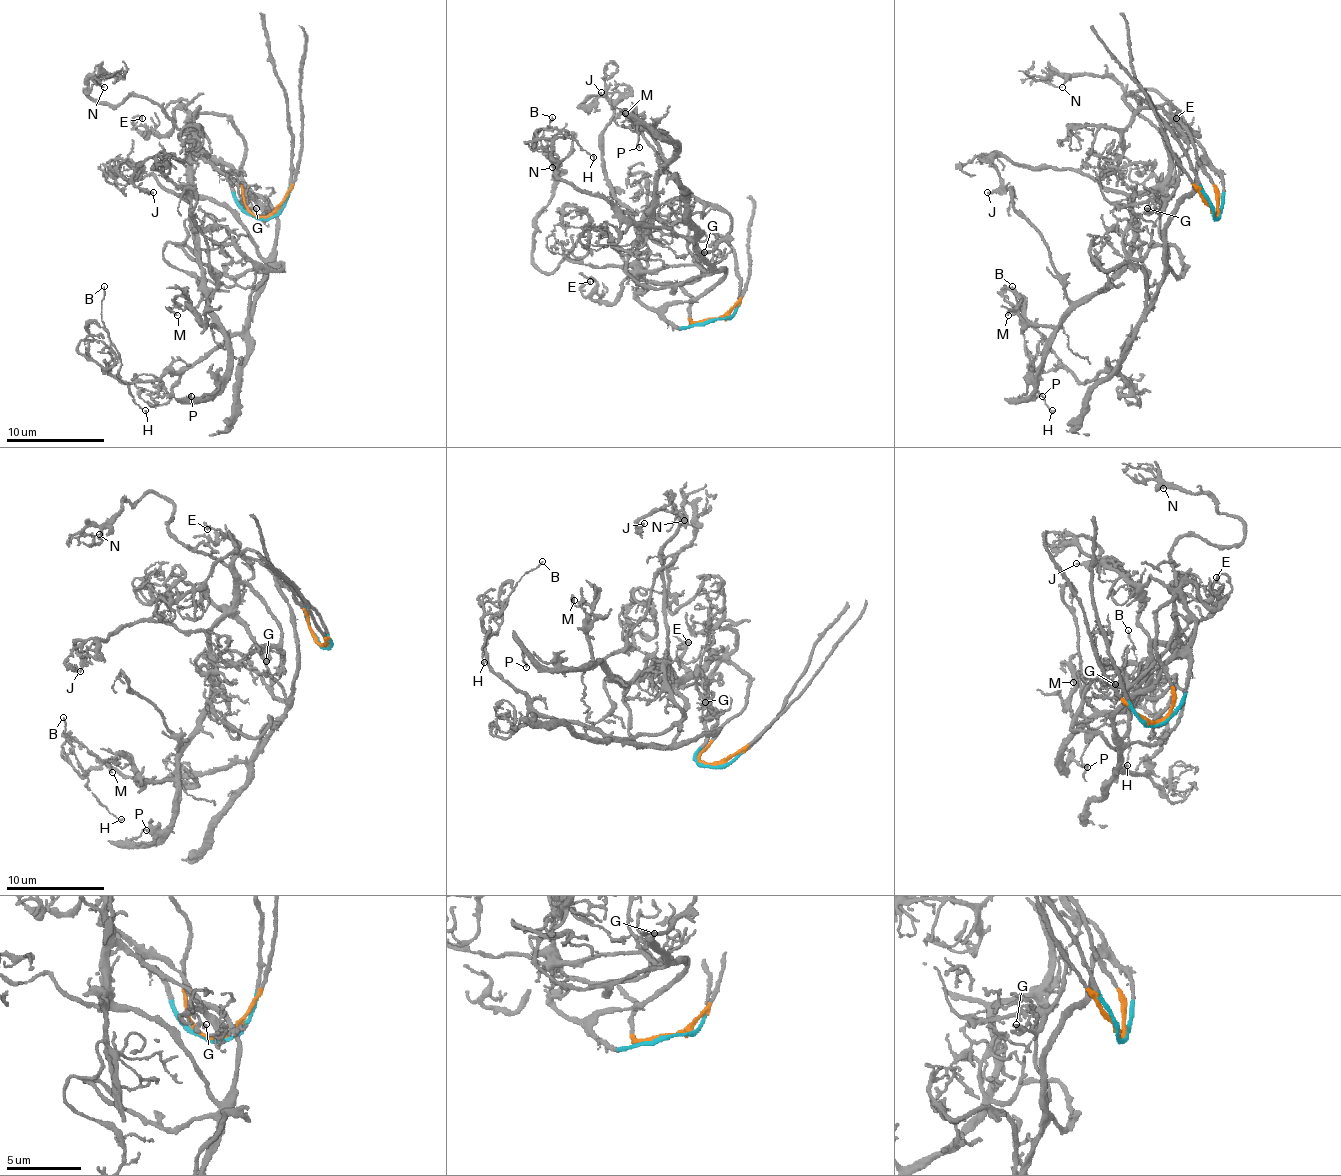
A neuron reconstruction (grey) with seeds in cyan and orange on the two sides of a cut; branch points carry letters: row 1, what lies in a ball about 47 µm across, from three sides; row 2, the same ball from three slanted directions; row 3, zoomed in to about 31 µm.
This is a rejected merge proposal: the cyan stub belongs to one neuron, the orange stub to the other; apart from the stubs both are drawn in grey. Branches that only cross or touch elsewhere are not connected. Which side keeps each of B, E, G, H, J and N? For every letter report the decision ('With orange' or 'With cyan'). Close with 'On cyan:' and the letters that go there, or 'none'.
B: With cyan
E: With cyan
G: With orange
H: With cyan
J: With orange
N: With orange
On cyan: B, E, H

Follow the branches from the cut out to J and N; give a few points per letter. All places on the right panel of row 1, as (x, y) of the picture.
J: (1215, 215), (1215, 183), (1178, 114), (1158, 185), (1109, 193), (1087, 173), (991, 156), (999, 188), (987, 193)
N: (1215, 215), (1215, 183), (1178, 114), (1161, 131), (1124, 97), (1168, 104), (1156, 92), (1048, 77), (1063, 87)

